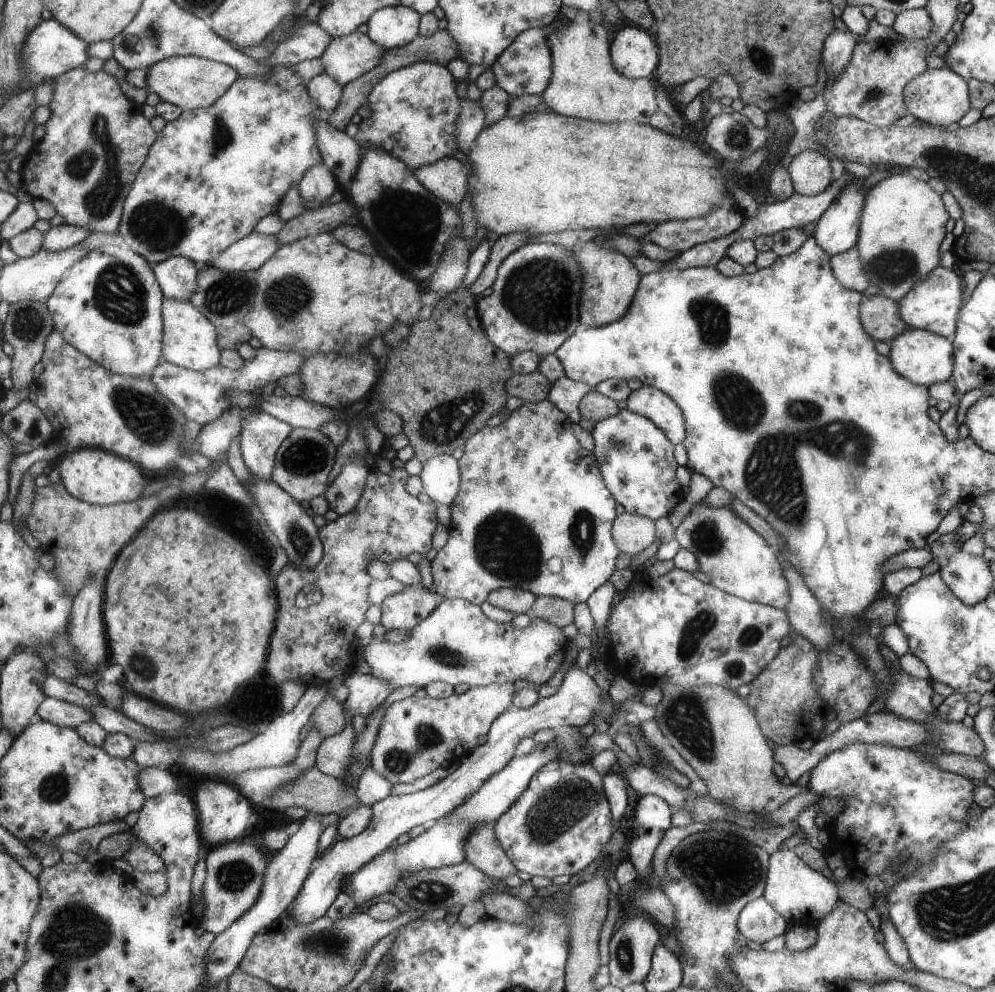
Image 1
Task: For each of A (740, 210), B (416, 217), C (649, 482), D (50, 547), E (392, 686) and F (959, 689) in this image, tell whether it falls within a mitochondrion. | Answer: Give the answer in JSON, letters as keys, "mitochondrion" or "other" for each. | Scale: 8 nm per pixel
{"A":"other","B":"mitochondrion","C":"other","D":"other","E":"other","F":"other"}

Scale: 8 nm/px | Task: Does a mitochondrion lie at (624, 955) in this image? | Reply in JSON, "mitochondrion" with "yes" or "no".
{"mitochondrion":"yes"}

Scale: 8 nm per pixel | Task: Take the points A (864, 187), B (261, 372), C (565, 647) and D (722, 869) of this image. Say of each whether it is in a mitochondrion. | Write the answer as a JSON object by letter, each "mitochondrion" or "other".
{"A":"other","B":"other","C":"other","D":"mitochondrion"}

